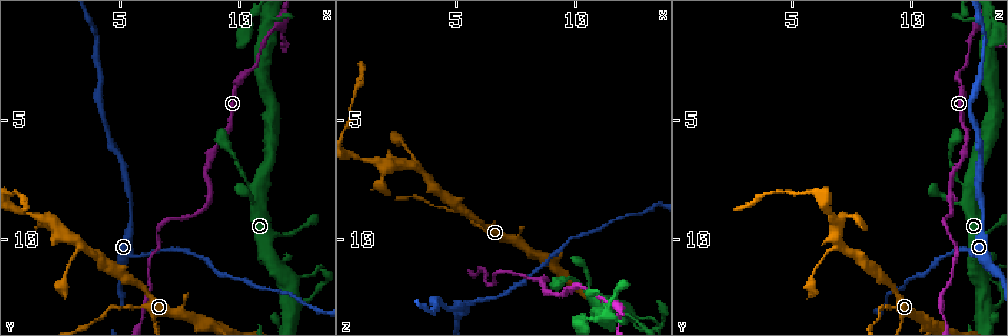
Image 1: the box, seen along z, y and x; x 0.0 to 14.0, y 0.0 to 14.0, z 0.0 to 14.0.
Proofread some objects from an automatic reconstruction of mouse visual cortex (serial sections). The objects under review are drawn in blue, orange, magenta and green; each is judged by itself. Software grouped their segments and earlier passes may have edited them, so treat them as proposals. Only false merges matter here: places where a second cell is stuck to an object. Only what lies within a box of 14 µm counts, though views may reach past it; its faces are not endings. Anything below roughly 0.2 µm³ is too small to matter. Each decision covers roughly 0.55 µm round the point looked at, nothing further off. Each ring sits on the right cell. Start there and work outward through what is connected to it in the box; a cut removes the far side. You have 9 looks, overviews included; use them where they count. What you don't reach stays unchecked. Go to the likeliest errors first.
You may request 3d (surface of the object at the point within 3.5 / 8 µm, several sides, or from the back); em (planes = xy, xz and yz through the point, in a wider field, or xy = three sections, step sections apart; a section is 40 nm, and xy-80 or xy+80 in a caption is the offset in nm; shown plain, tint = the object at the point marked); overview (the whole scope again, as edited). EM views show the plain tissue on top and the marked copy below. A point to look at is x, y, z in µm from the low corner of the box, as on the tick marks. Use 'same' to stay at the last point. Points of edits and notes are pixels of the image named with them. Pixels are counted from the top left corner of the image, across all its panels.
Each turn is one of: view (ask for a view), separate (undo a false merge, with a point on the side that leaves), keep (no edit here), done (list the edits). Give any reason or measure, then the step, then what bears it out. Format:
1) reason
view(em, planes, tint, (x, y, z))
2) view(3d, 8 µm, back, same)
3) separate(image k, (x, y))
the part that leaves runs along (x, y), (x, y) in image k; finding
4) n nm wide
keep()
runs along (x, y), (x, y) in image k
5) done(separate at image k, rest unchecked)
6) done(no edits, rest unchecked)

sudden change in width
view(3d, 8 µm, (5.5, 12.7, 9.1))

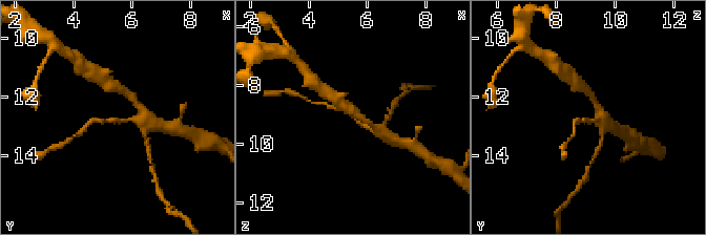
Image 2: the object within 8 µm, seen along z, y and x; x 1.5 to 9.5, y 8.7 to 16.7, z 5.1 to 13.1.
view(3d, 3.5 µm, back, (5.6, 12.7, 9.1))

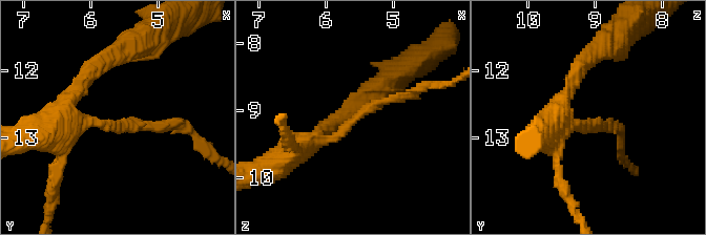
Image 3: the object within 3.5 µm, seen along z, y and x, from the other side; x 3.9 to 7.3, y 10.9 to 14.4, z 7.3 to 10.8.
arms of 150, 400 nm; shape alone is not enough
view(em, xy, step 2, tint, (5.60, 12.80, 9.15))

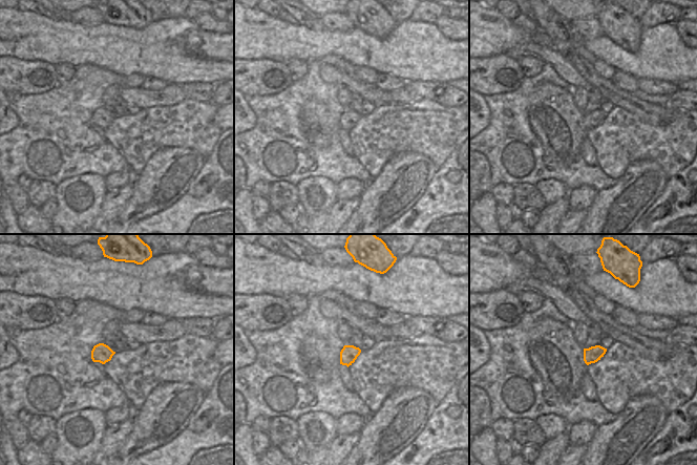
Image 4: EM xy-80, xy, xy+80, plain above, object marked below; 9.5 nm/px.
keep()
one cell here

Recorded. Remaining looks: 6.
sharp bend
view(3d, 3.5 µm, (11.6, 1.2, 12.8))

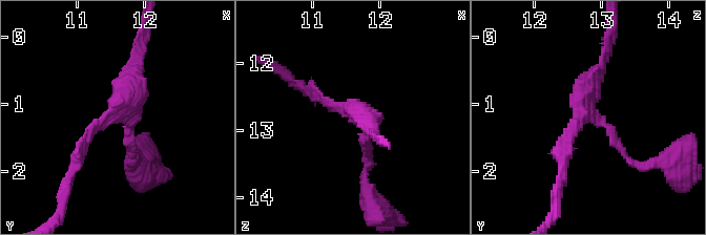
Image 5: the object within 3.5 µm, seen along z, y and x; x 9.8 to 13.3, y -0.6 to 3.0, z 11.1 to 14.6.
view(em, xy, step 5, tint, (11.60, 1.05, 12.70))

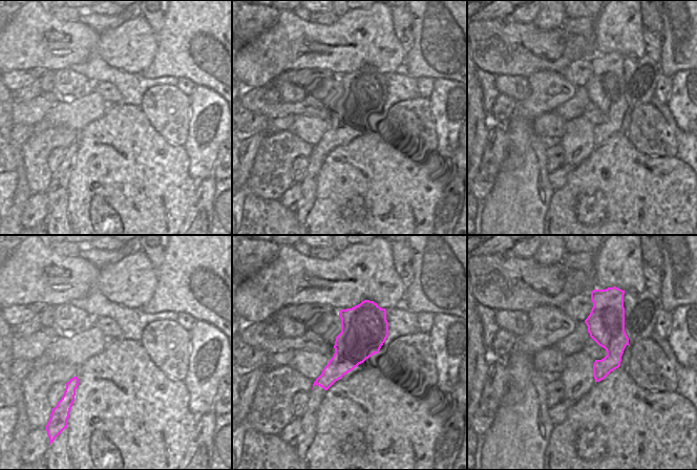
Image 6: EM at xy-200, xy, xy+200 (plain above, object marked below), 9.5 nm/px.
arms of 150, 150, 200 nm
keep()
one cell here

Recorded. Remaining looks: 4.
view(3d, 3.5 µm, (11.8, 9.7, 13.1))

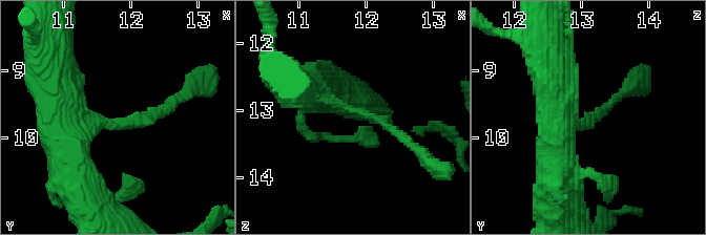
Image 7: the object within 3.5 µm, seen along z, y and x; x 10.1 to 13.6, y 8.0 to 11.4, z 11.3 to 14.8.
view(em, xy, step 3, tint, (11.75, 9.80, 13.00))

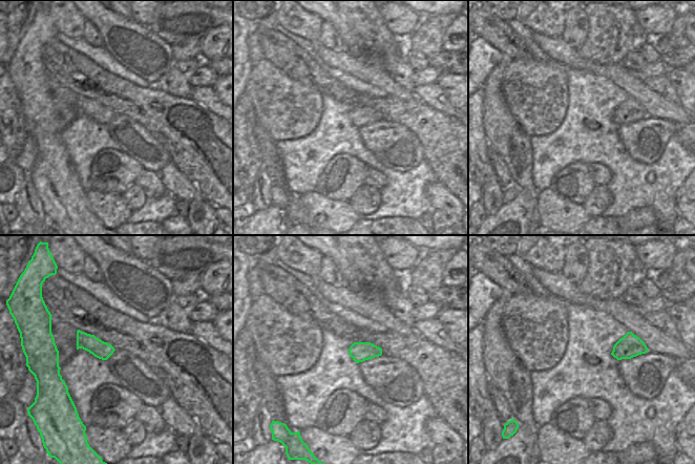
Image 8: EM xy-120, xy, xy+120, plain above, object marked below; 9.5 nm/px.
arms of 150, 450 nm
keep()
runs along (287, 82), (380, 120), (407, 142) in image 7; one cell here

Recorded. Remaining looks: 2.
sudden change in width
view(3d, 8 µm, (5.5, 9.2, 13.0))

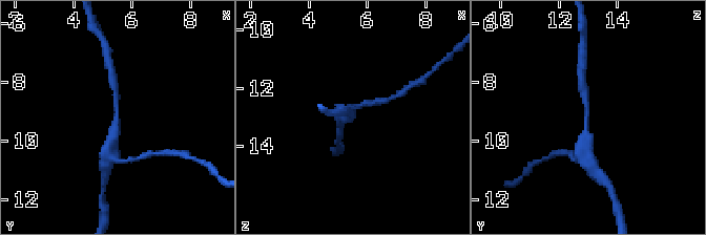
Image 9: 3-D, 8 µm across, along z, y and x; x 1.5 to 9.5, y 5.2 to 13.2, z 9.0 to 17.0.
view(em, xy, step 1, tint, (5.5, 9.3, 12.9))

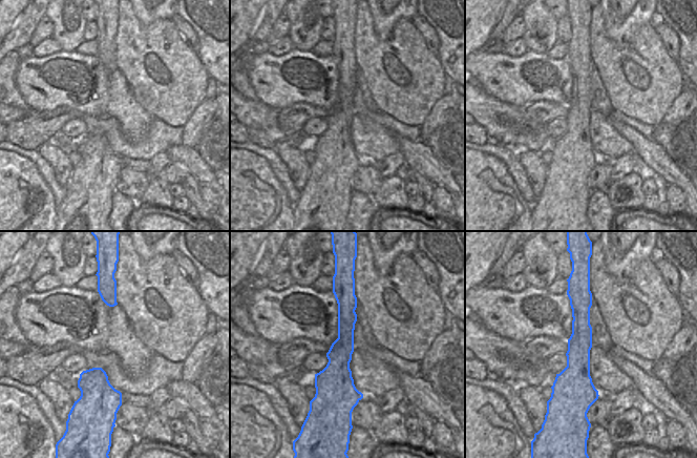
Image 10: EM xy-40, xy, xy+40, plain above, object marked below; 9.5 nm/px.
260 nm wide
keep()
runs along (339, 294), (341, 390), (353, 403) in image 10; one cell here

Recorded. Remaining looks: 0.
done(no edits, rest unchecked)

